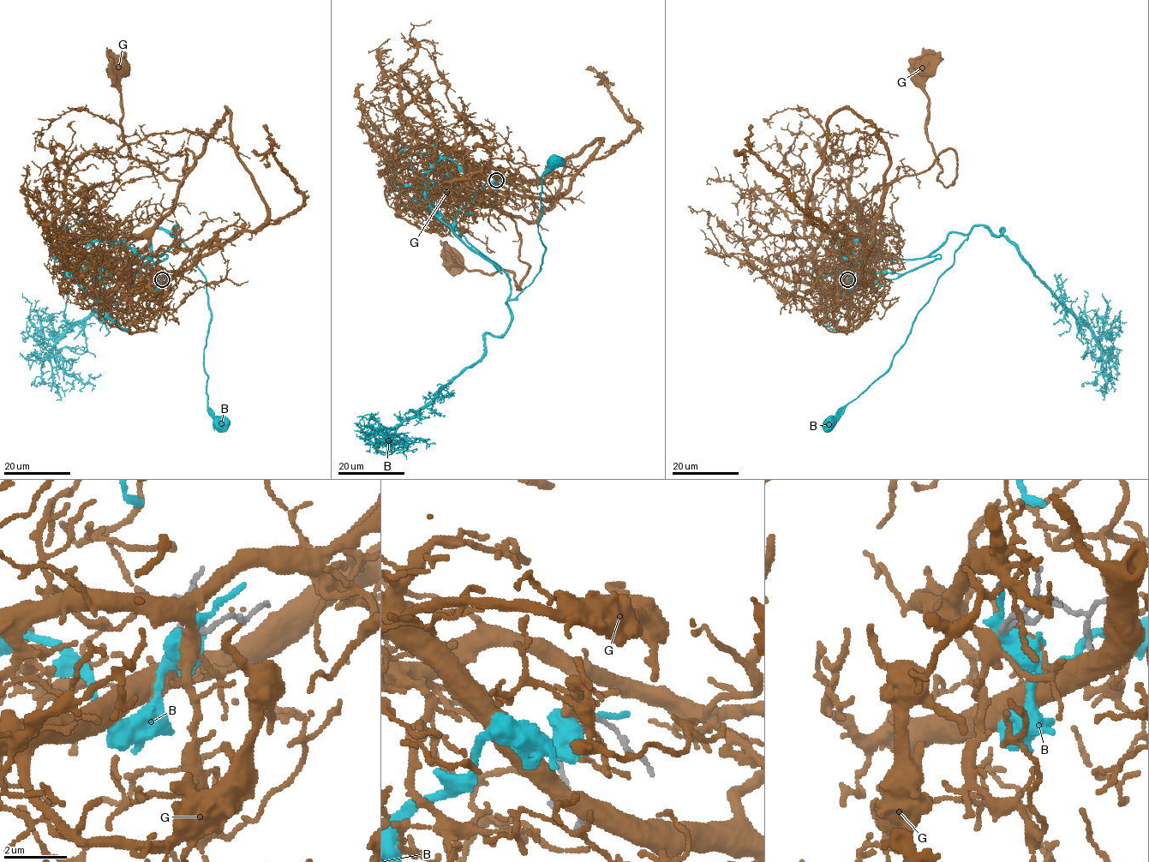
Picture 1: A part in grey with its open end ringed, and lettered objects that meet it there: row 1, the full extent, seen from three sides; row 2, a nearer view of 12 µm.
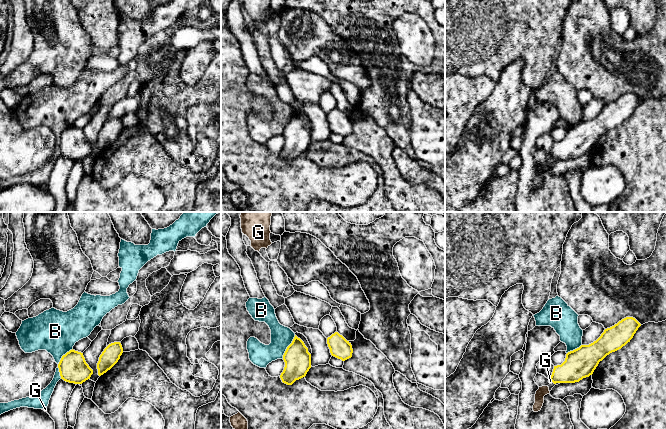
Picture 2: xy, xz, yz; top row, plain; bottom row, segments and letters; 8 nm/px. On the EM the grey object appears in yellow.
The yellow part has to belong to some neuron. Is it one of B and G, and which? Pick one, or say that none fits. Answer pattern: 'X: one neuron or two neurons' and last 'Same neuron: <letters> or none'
B: two neurons
G: one neuron
Same neuron: G

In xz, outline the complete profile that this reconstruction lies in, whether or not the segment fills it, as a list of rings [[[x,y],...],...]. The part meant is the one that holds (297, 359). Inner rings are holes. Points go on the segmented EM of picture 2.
[[[296,335],[287,347],[283,360],[285,367],[280,378],[287,385],[292,385],[296,380],[305,377],[311,368],[311,354],[304,342]]]

